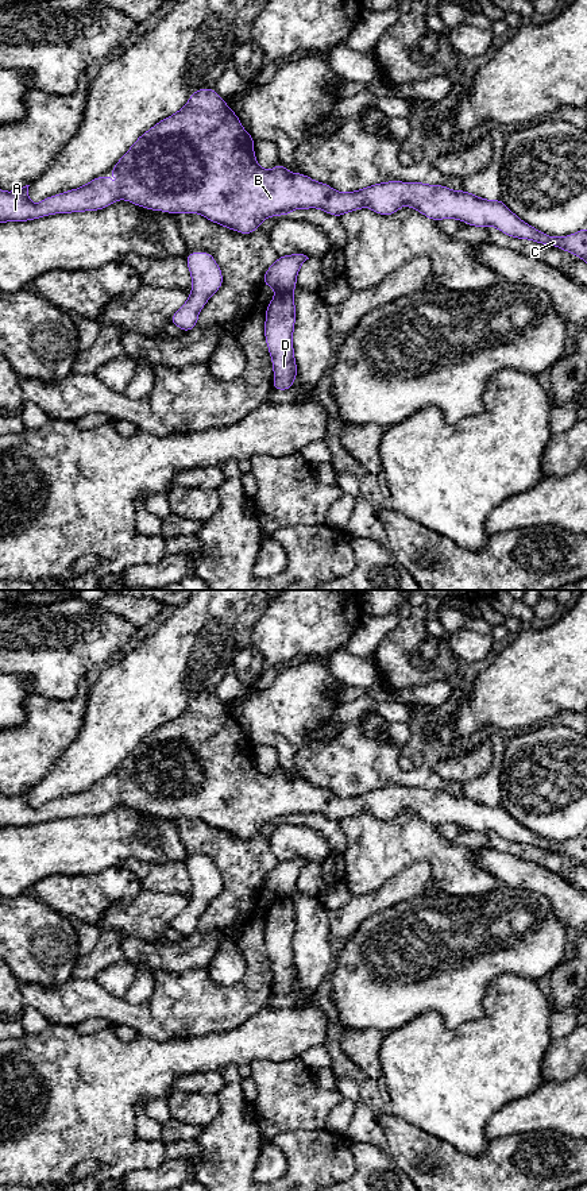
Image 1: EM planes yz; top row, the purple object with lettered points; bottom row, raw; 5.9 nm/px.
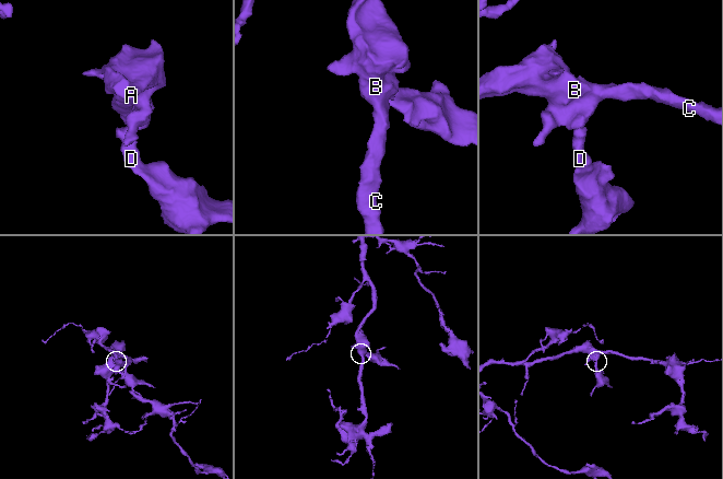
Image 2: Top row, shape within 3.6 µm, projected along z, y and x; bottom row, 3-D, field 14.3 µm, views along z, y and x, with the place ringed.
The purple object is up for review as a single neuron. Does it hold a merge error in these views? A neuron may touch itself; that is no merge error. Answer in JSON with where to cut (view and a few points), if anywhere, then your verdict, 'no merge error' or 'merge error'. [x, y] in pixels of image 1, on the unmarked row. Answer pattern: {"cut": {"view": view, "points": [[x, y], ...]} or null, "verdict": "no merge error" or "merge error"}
{"cut": {"view": "yz", "points": [[292, 895], [277, 900]]}, "verdict": "merge error"}

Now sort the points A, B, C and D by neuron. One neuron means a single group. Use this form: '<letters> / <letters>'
A B C / D

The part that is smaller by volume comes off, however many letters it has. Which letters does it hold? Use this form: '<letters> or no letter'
D

